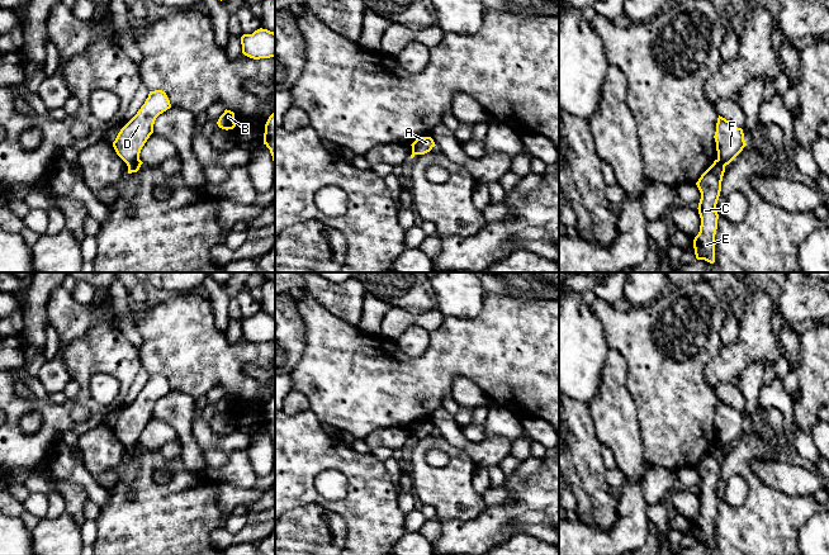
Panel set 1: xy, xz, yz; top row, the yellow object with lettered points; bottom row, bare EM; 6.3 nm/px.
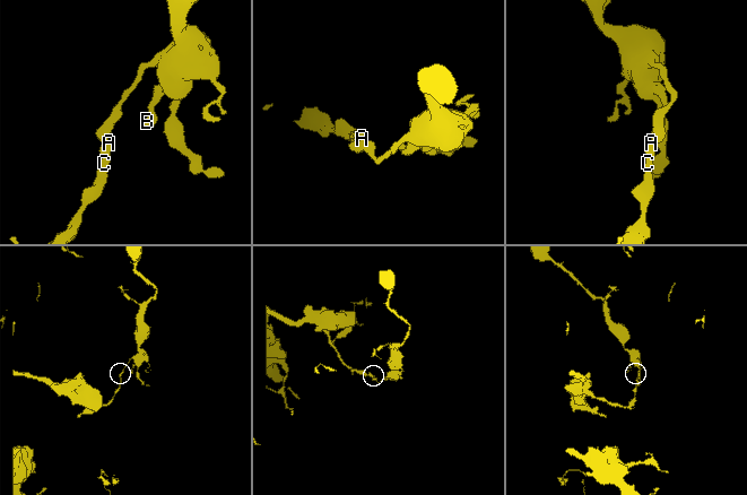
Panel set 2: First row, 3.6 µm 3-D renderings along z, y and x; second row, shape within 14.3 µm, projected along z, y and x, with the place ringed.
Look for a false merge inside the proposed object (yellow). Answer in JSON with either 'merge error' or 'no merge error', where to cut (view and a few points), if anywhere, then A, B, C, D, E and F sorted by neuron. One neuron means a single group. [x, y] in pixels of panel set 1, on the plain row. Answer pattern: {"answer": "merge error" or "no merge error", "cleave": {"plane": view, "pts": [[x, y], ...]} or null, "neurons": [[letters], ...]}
{"answer": "merge error", "cleave": {"plane": "xy", "pts": [[138, 442], [128, 451]]}, "neurons": [["A", "C", "E"], ["B", "D", "F"]]}

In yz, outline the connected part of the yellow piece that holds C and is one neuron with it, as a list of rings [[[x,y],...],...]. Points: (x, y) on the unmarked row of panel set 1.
[[[715,443],[696,466],[701,476],[697,492],[701,509],[698,518],[693,523],[693,532],[697,544],[705,544],[710,547],[715,546],[715,518],[719,503],[716,488],[721,475],[725,450],[721,443]]]

